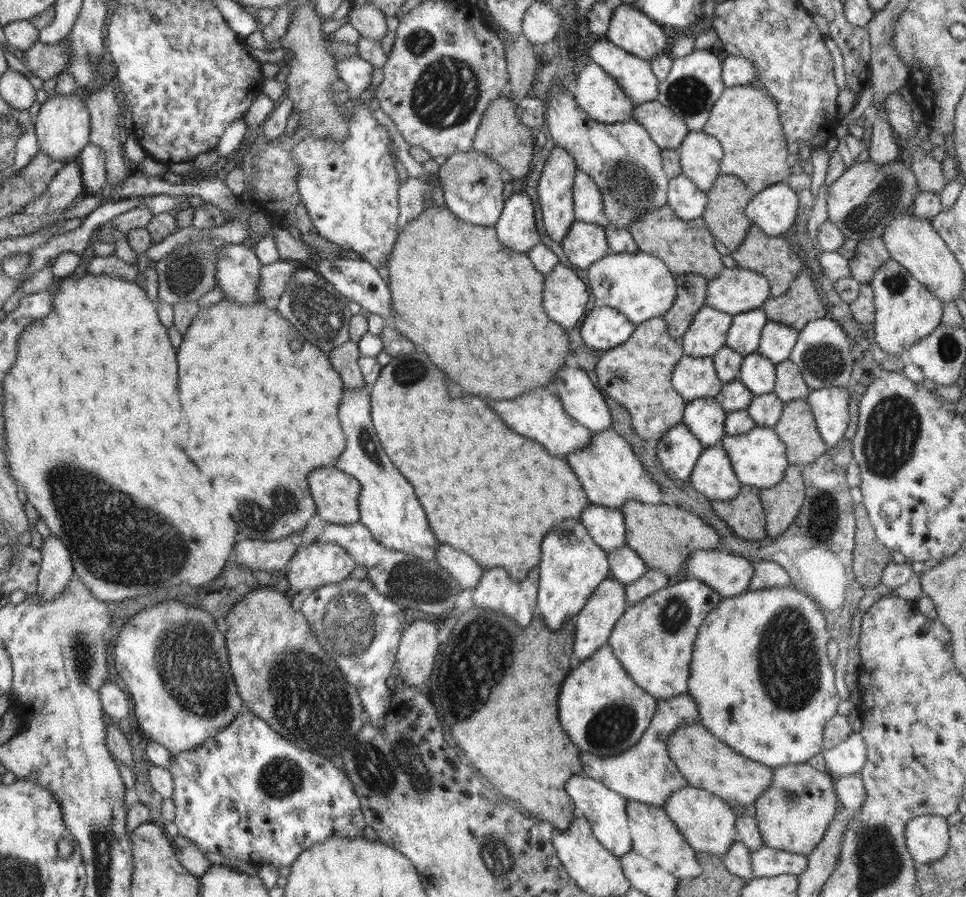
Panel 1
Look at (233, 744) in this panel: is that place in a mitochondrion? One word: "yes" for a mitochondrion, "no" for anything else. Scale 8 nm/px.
no

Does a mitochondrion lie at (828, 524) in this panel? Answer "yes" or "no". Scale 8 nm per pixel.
yes

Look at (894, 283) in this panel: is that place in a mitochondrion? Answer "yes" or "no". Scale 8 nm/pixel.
yes

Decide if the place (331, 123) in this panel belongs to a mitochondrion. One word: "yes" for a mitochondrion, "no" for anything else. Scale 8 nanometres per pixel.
yes

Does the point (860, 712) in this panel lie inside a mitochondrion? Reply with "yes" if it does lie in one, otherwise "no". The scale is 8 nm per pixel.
no

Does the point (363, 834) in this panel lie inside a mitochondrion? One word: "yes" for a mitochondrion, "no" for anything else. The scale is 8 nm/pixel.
no

